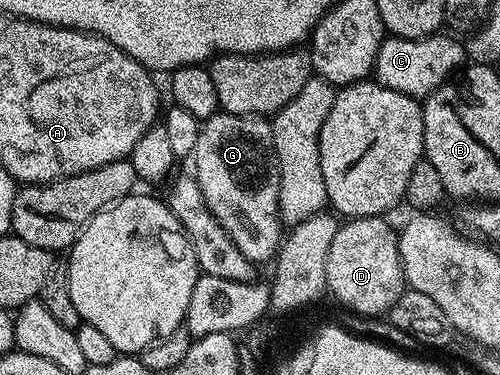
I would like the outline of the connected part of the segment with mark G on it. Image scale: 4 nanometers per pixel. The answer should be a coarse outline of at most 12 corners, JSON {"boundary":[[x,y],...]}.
{"boundary":[[217,111],[194,176],[234,247],[282,240],[271,124]]}

